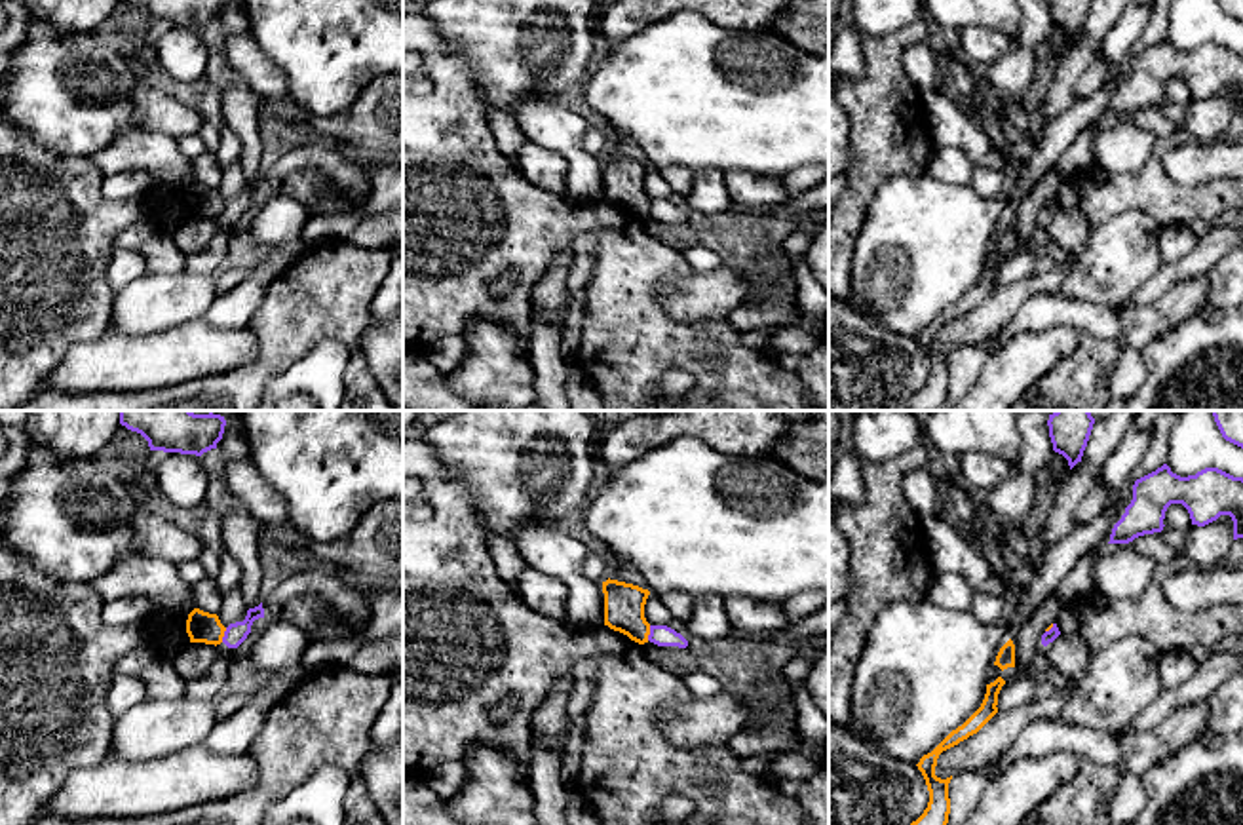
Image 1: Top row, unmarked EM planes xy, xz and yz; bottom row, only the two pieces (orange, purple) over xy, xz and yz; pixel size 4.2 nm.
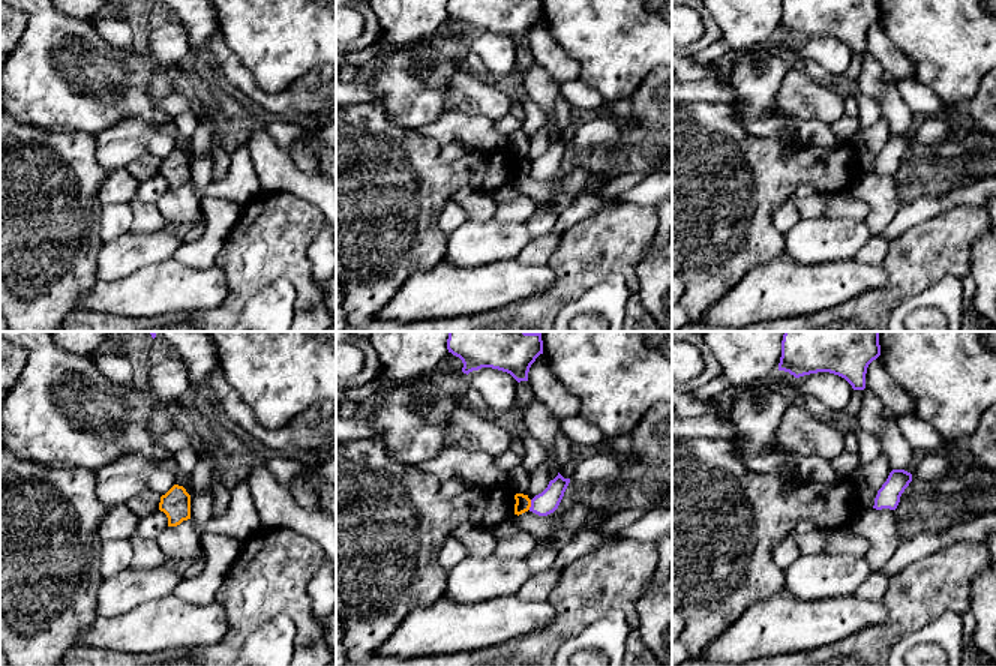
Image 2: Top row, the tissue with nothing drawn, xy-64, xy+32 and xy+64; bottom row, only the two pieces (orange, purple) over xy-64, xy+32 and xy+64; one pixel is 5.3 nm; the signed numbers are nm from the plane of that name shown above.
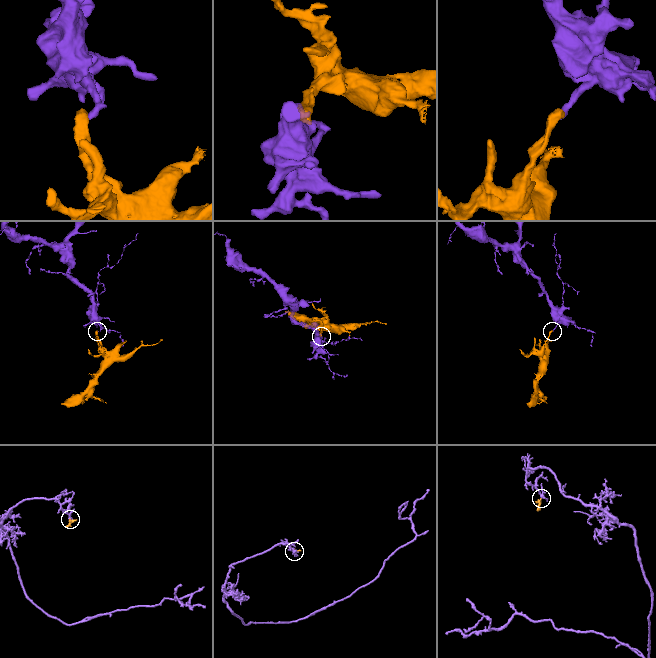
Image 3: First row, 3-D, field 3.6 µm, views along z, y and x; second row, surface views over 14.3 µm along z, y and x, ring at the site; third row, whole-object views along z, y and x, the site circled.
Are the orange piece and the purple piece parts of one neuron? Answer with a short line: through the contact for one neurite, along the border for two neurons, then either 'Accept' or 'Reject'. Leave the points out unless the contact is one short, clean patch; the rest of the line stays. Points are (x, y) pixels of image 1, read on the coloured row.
Line: xy (227, 628), (221, 641). Reject

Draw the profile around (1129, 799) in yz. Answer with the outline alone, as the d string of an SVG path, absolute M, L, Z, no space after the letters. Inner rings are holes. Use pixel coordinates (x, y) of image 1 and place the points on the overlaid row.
M1121 772L1116 795L1108 808L1112 825L1131 825L1146 804L1142 777Z

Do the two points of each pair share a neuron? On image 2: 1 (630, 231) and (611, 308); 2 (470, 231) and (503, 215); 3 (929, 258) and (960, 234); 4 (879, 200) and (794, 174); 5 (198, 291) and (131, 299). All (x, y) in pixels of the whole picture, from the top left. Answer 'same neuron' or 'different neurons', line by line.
1: different neurons
2: different neurons
3: same neuron
4: different neurons
5: same neuron

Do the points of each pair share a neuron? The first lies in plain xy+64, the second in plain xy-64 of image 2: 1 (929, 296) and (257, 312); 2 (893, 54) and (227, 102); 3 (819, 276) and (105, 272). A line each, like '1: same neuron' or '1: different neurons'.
1: same neuron
2: different neurons
3: different neurons

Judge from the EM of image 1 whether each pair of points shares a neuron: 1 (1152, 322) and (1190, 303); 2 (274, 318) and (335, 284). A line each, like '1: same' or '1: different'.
1: same
2: same

